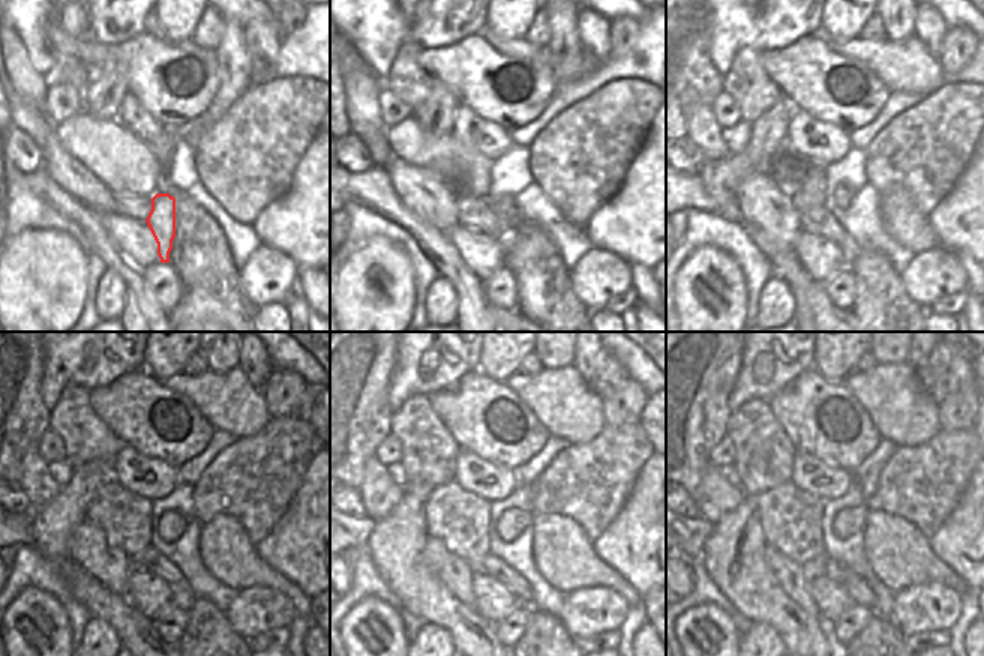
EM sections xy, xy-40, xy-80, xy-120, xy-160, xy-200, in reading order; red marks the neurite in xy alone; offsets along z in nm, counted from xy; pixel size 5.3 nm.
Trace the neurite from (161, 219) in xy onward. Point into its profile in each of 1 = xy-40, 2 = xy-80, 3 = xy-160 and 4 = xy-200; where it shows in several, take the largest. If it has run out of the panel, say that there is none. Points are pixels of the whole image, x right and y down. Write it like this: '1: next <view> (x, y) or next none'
1: next xy-40 (503, 206)
2: next xy-80 (843, 195)
3: next xy-160 (512, 523)
4: next xy-200 (849, 521)

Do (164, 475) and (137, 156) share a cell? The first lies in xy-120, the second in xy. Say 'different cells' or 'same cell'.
different cells

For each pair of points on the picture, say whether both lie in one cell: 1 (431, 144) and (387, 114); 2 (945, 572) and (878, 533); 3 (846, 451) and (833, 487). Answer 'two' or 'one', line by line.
1: two
2: one
3: two

